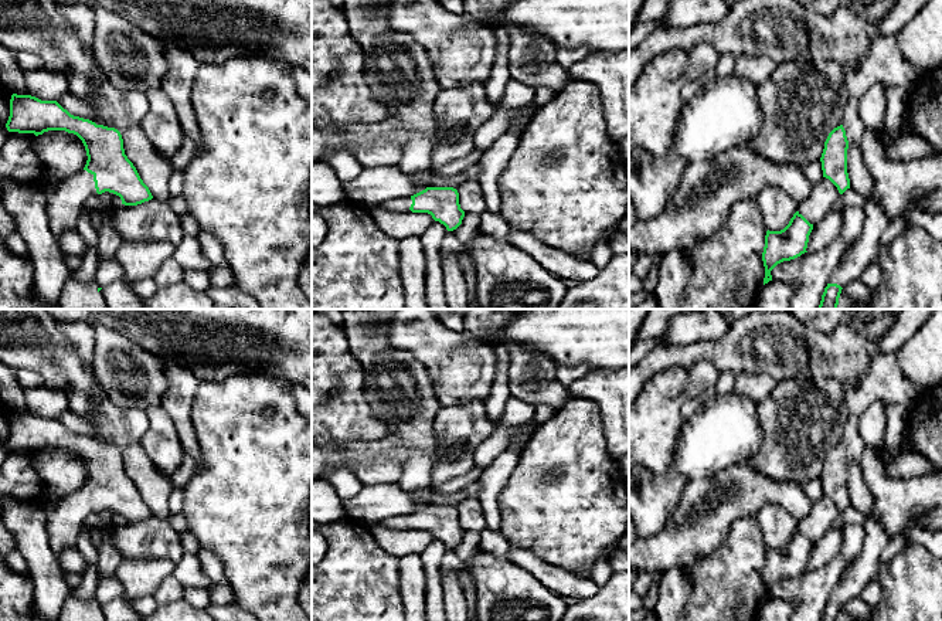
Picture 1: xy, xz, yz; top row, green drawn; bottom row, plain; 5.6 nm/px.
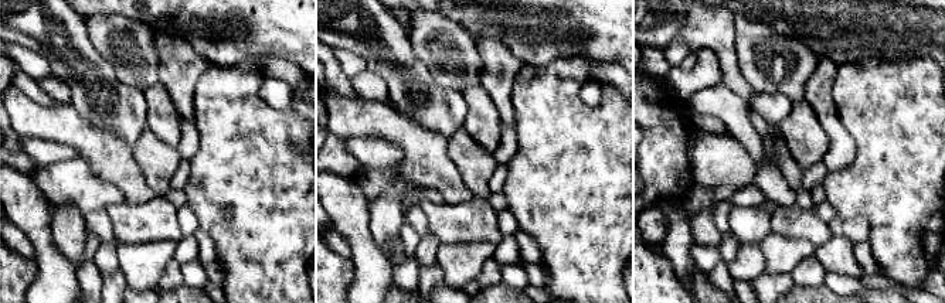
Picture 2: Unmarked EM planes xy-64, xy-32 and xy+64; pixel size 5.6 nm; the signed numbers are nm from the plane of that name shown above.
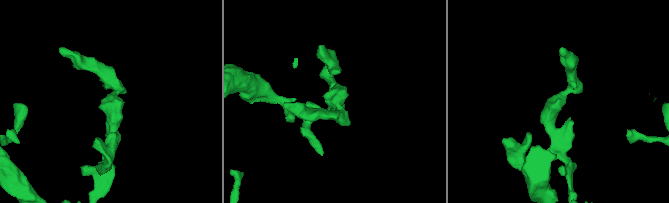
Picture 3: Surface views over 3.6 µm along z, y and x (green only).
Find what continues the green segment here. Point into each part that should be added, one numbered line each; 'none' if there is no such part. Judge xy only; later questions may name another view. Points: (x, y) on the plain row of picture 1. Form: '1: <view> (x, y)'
1: xy (64, 522)

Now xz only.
1: xz (403, 522)

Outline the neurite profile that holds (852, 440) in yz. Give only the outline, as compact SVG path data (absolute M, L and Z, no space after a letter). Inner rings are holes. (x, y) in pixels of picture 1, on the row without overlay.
M850 414L841 437L841 442L846 448L849 462L856 464L860 464L861 455L866 448L866 444L858 432L858 420L860 417Z

